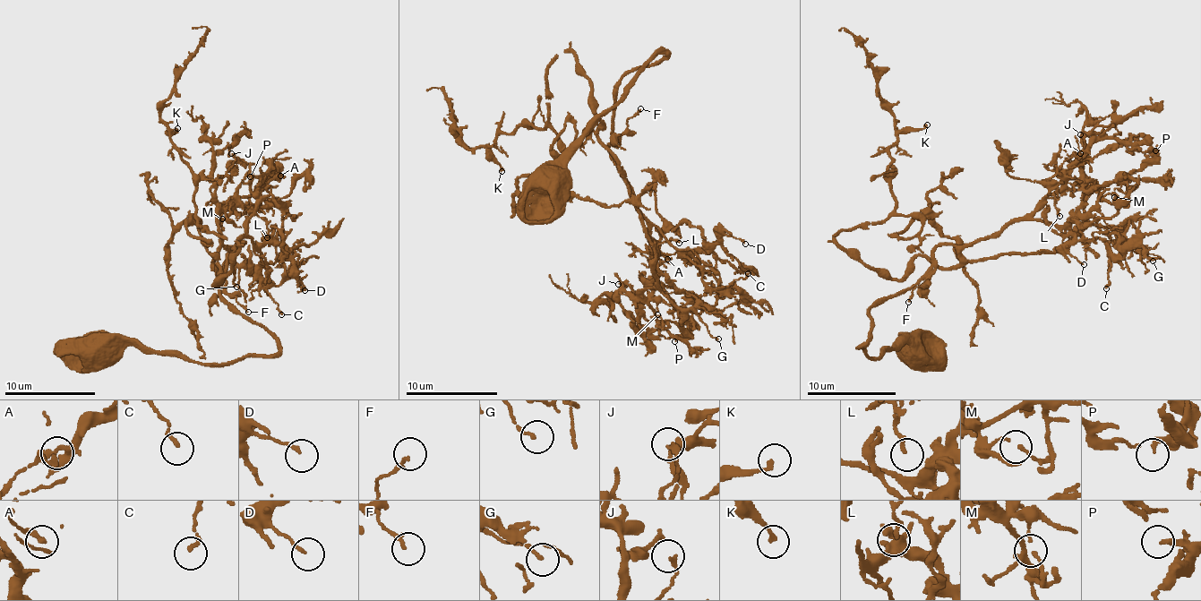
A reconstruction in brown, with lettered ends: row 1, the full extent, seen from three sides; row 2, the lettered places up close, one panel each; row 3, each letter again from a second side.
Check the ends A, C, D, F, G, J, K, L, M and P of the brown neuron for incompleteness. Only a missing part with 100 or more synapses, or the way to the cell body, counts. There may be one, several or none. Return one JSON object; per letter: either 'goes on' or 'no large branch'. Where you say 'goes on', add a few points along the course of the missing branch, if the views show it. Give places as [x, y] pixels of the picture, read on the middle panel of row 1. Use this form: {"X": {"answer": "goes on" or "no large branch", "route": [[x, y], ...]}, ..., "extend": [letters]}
{"A": {"answer": "no large branch"}, "C": {"answer": "no large branch"}, "D": {"answer": "no large branch"}, "F": {"answer": "no large branch"}, "G": {"answer": "no large branch"}, "J": {"answer": "no large branch"}, "K": {"answer": "no large branch"}, "L": {"answer": "no large branch"}, "M": {"answer": "no large branch"}, "P": {"answer": "no large branch"}, "extend": []}

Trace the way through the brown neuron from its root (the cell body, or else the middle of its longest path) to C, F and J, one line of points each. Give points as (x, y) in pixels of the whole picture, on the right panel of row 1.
C: (933, 254), (939, 245), (972, 245), (990, 238), (1018, 219), (1051, 221), (1107, 245), (1111, 262), (1106, 288)
F: (933, 254), (933, 274), (916, 287), (908, 302)
J: (933, 254), (939, 245), (972, 245), (990, 238), (1055, 193), (1096, 188), (1078, 159), (1085, 141), (1080, 134)

